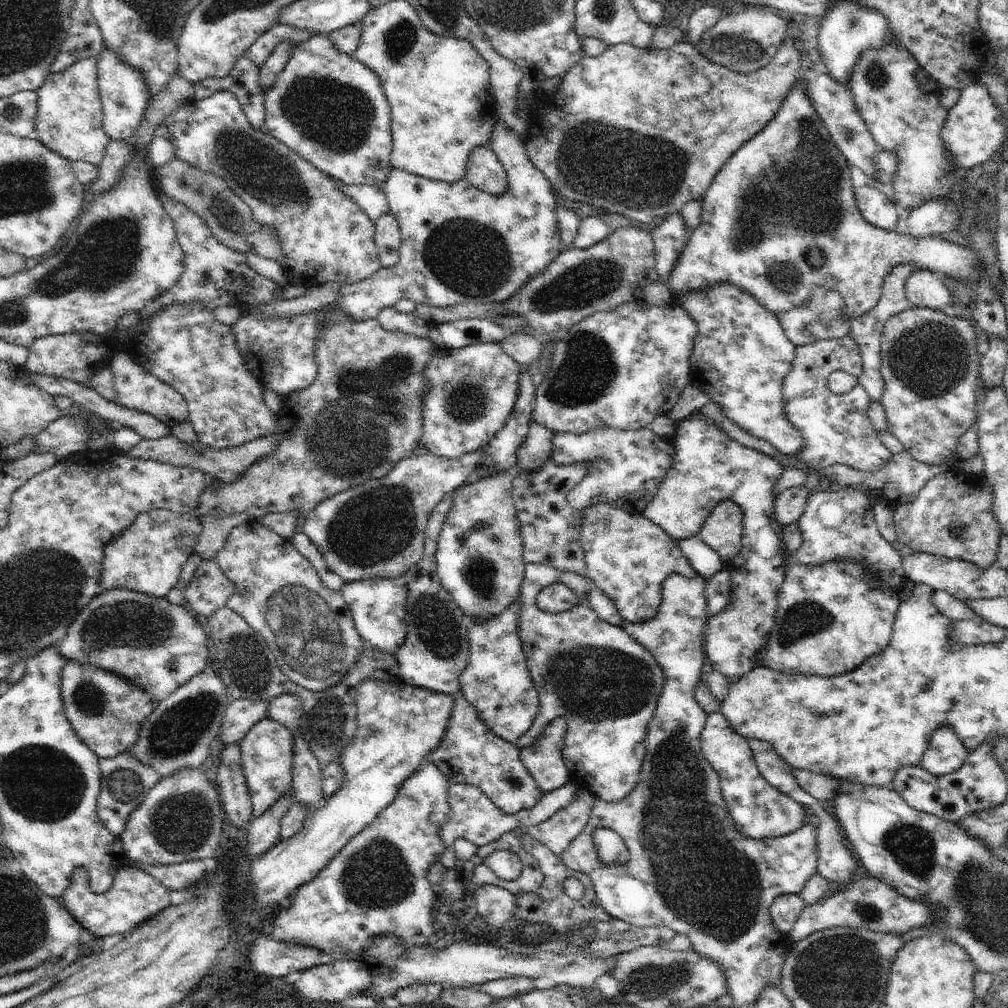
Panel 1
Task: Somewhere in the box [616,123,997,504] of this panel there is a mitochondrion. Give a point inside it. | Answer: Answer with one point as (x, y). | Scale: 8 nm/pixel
(931, 358)

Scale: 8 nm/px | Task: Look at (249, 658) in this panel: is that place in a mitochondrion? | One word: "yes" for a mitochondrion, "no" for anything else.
yes

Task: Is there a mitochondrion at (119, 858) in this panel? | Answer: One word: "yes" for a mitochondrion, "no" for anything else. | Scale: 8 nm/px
no

